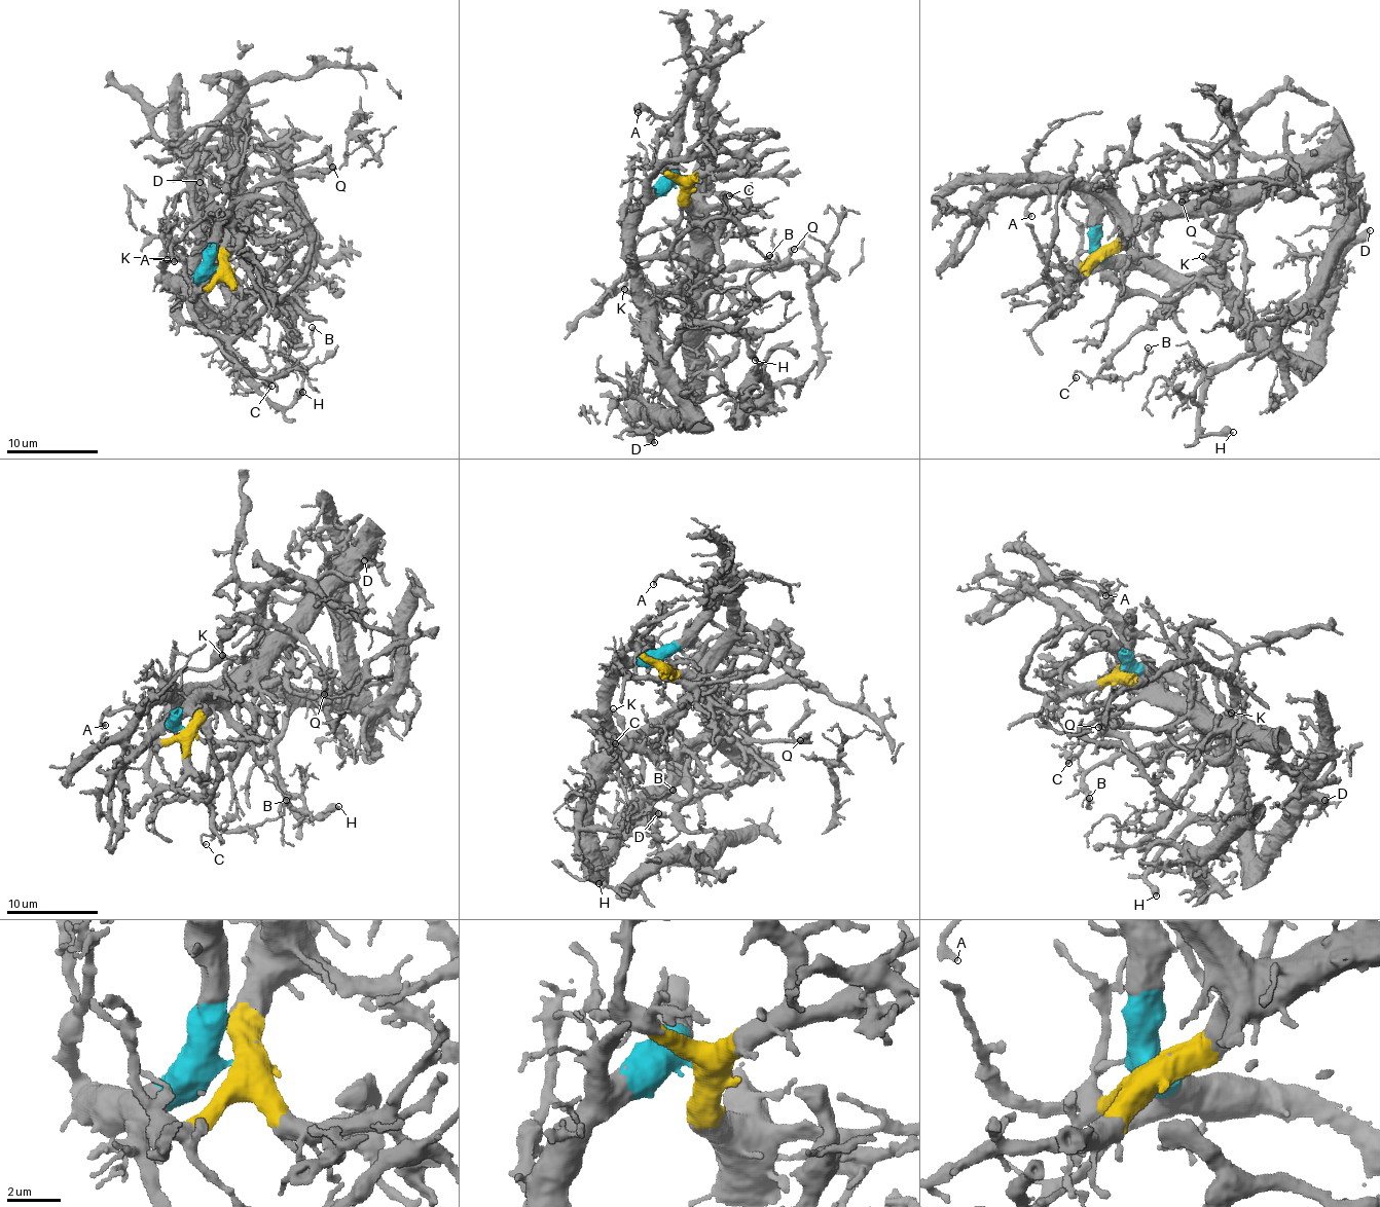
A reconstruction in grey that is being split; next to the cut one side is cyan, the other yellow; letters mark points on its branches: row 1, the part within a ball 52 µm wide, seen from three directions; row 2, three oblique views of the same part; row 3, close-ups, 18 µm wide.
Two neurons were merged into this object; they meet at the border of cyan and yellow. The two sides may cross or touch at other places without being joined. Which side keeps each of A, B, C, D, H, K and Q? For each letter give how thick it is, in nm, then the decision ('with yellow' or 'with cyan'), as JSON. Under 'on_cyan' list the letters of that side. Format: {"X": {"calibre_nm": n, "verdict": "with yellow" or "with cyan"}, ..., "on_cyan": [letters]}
{"A": {"calibre_nm": 280, "verdict": "with cyan"}, "B": {"calibre_nm": 220, "verdict": "with cyan"}, "C": {"calibre_nm": 140, "verdict": "with cyan"}, "D": {"calibre_nm": 480, "verdict": "with cyan"}, "H": {"calibre_nm": 480, "verdict": "with cyan"}, "K": {"calibre_nm": 340, "verdict": "with cyan"}, "Q": {"calibre_nm": 320, "verdict": "with yellow"}, "on_cyan": ["A", "B", "C", "D", "H", "K"]}

